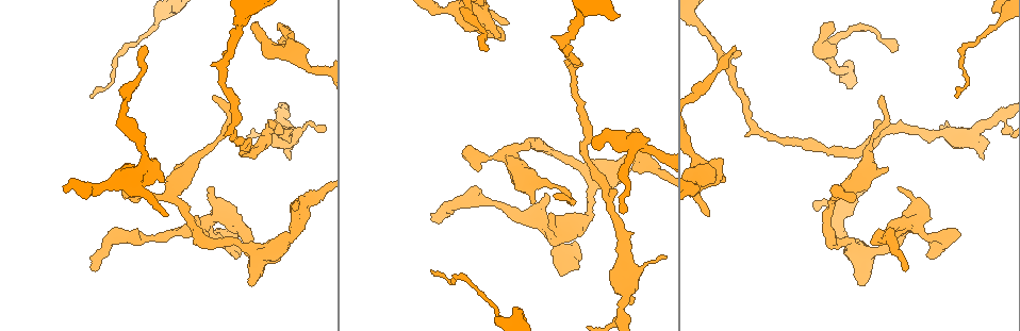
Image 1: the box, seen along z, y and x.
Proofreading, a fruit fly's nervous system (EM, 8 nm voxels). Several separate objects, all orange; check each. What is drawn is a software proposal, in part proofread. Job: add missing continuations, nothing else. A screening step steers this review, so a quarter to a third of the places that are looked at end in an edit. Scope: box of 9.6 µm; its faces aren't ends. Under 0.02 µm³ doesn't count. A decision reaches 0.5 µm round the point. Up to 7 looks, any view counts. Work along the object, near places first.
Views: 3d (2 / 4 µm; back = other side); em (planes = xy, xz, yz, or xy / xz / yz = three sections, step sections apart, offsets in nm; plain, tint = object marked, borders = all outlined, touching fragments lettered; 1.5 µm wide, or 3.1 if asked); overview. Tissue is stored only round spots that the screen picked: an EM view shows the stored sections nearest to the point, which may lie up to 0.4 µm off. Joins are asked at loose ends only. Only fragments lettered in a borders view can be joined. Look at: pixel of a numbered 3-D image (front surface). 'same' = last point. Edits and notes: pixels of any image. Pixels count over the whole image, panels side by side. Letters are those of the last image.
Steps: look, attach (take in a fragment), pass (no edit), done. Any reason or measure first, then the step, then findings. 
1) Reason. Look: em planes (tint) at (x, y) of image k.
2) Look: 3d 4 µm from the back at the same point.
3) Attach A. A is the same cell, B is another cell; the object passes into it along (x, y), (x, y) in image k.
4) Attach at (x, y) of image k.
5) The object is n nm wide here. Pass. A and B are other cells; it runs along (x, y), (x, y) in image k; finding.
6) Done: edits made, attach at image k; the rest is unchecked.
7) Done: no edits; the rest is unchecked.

Branch stops here. Look: 3d 4 µm at (860, 283) of image 1.

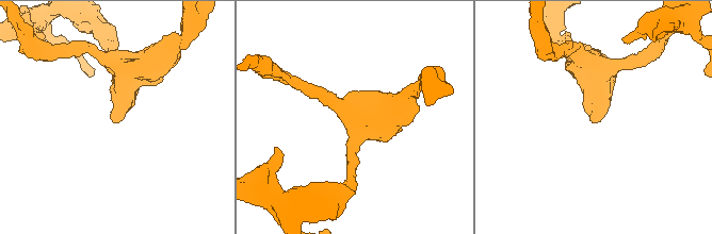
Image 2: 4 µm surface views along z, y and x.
Look: em xz step 4 (borders) at (113, 120) of image 2.

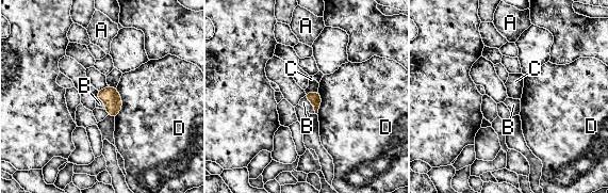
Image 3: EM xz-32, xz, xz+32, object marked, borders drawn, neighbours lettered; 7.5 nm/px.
Look: em xy step 8 (borders) at the same point.

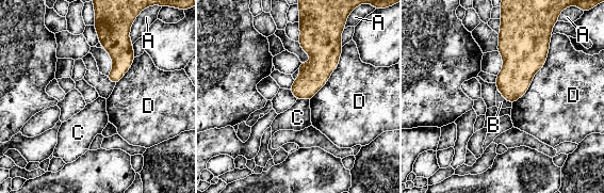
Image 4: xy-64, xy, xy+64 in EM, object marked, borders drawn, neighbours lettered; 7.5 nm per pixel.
Pass. A, B, C and D are other cells; a border runs along (309, 99), (296, 100) in image 4; no lettered fragment goes on from it.

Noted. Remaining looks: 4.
Free end. Look: em planes (borders) at (96, 270) of image 1.

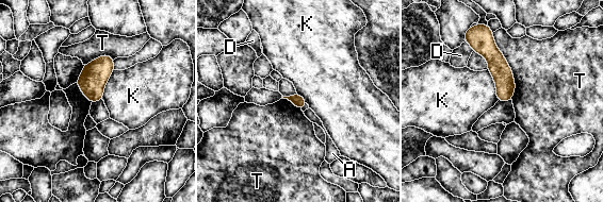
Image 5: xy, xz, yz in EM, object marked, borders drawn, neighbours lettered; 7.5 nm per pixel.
The longest contact is with T, 550 nm. Pass. A, D, K and T are other cells; a border runs along (492, 32), (512, 73), (511, 99) in image 5; no lettered fragment goes on from it.

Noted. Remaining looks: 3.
Tapers out. Look: 3d 2 µm at (143, 47) of image 1.

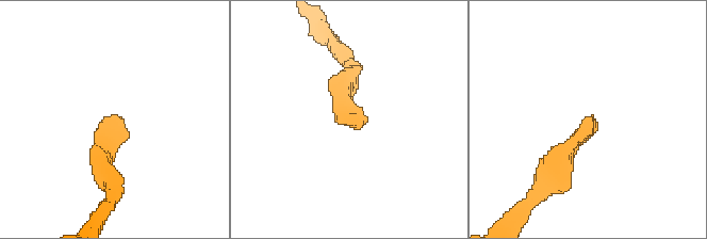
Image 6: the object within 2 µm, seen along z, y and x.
Look: em planes (borders) at (118, 125) of image 6.

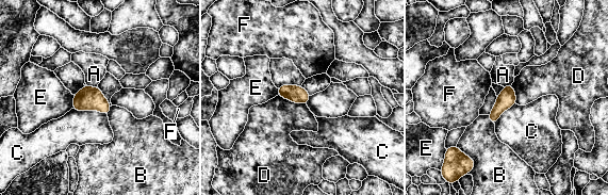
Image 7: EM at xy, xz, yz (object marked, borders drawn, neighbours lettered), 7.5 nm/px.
The longest contact is with C, 280 nm. Pass. A, B, C, D, E and F are other cells; a border runs along (278, 94), (294, 102), (306, 104) in image 7; no lettered fragment goes on from it.

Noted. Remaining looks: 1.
Done: no edits; the rest is unchecked.

